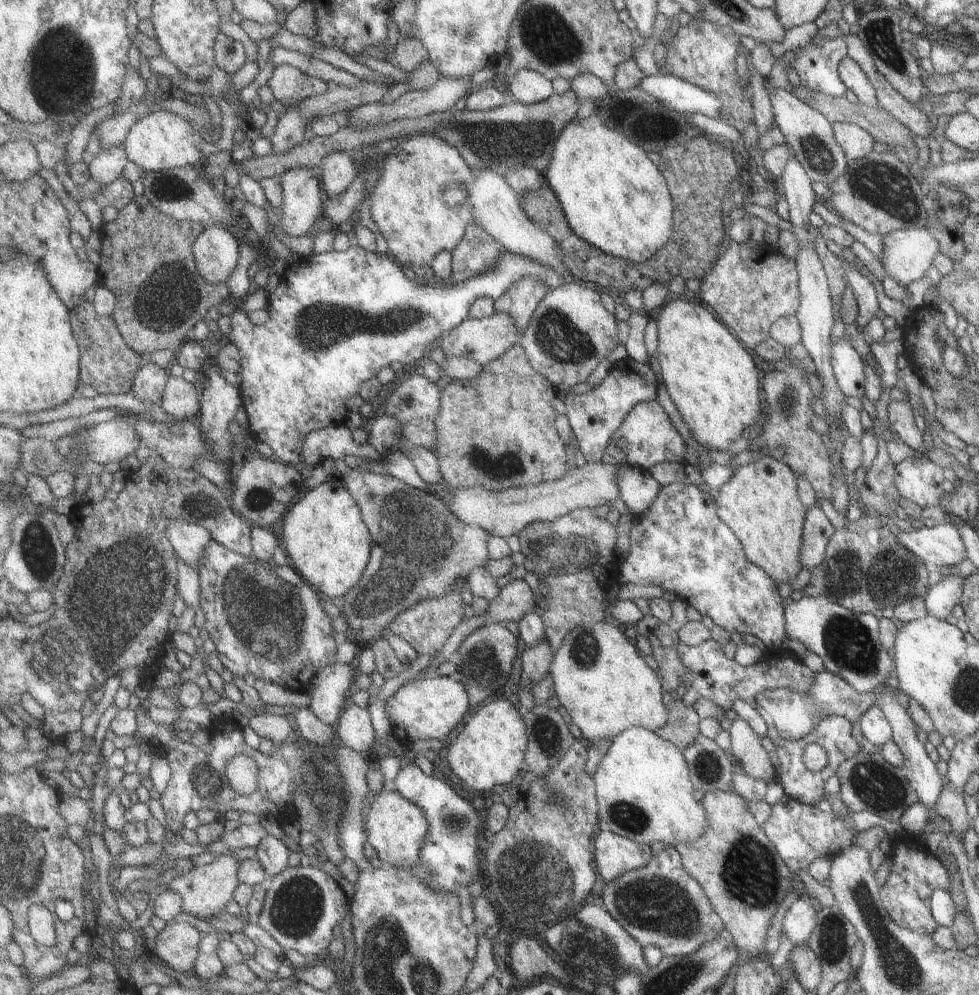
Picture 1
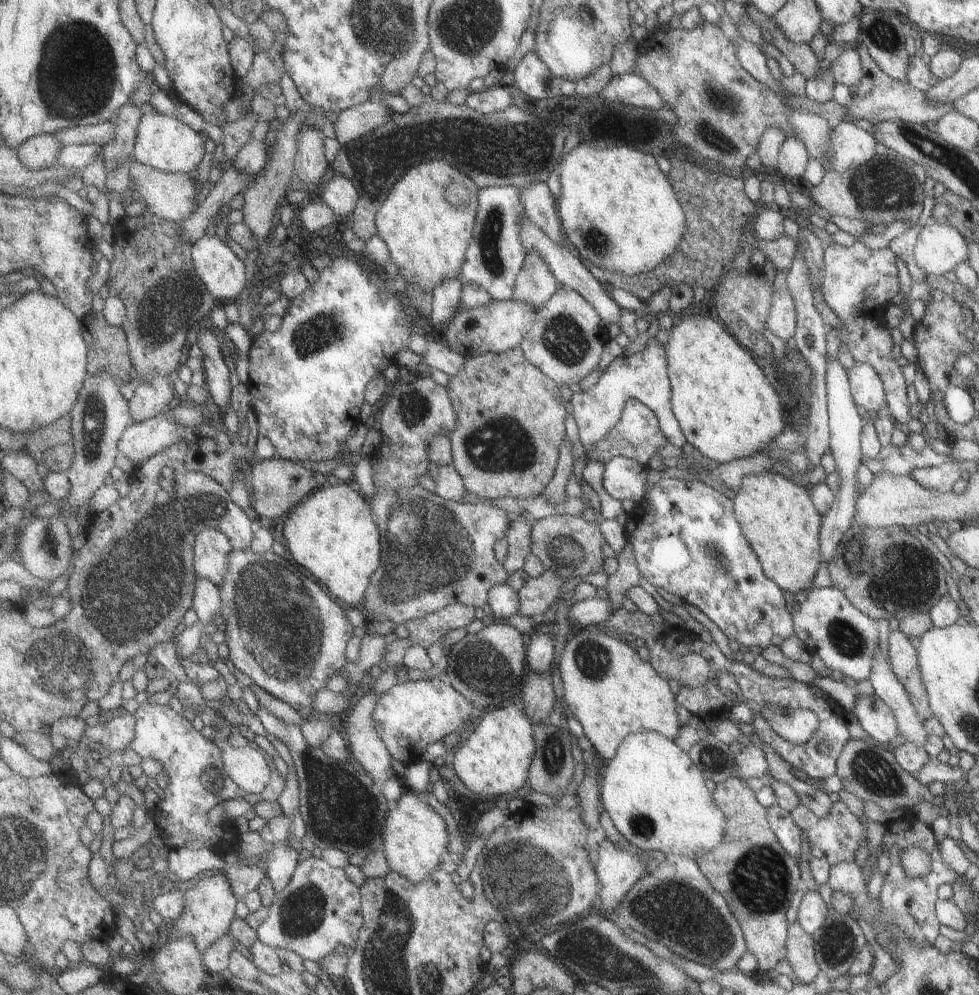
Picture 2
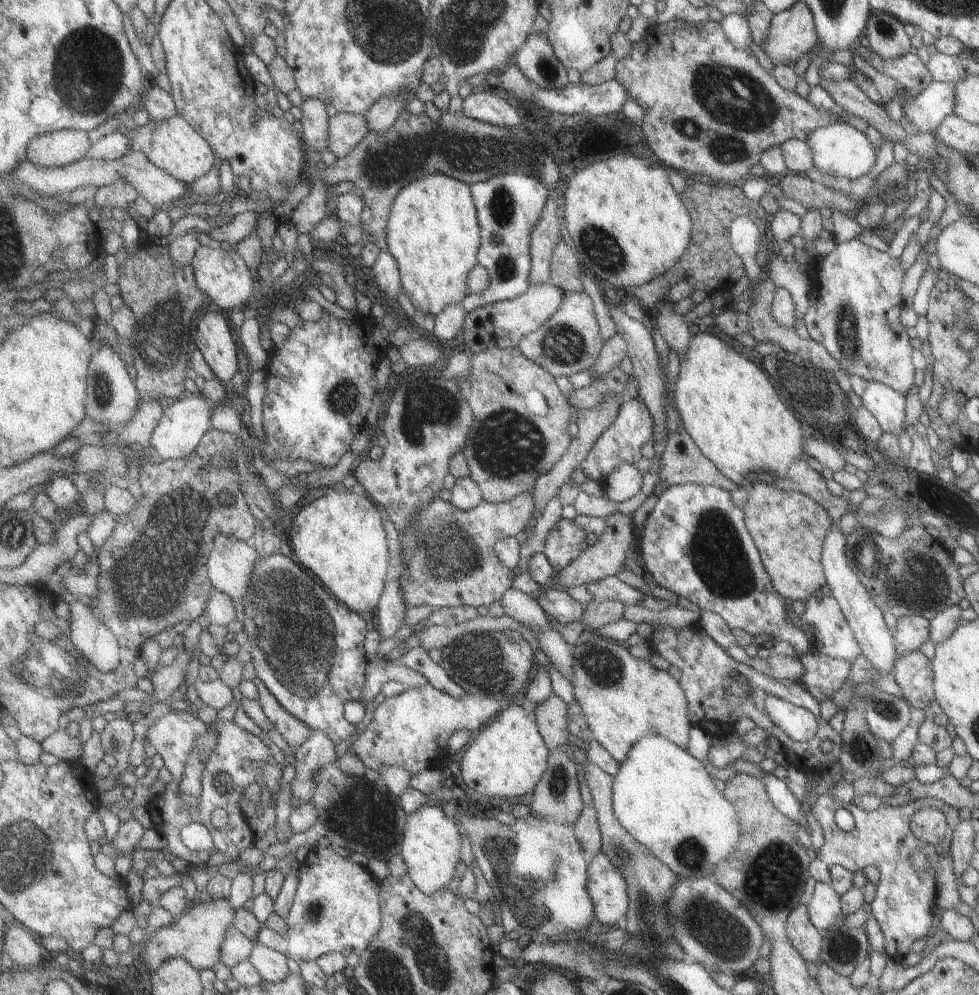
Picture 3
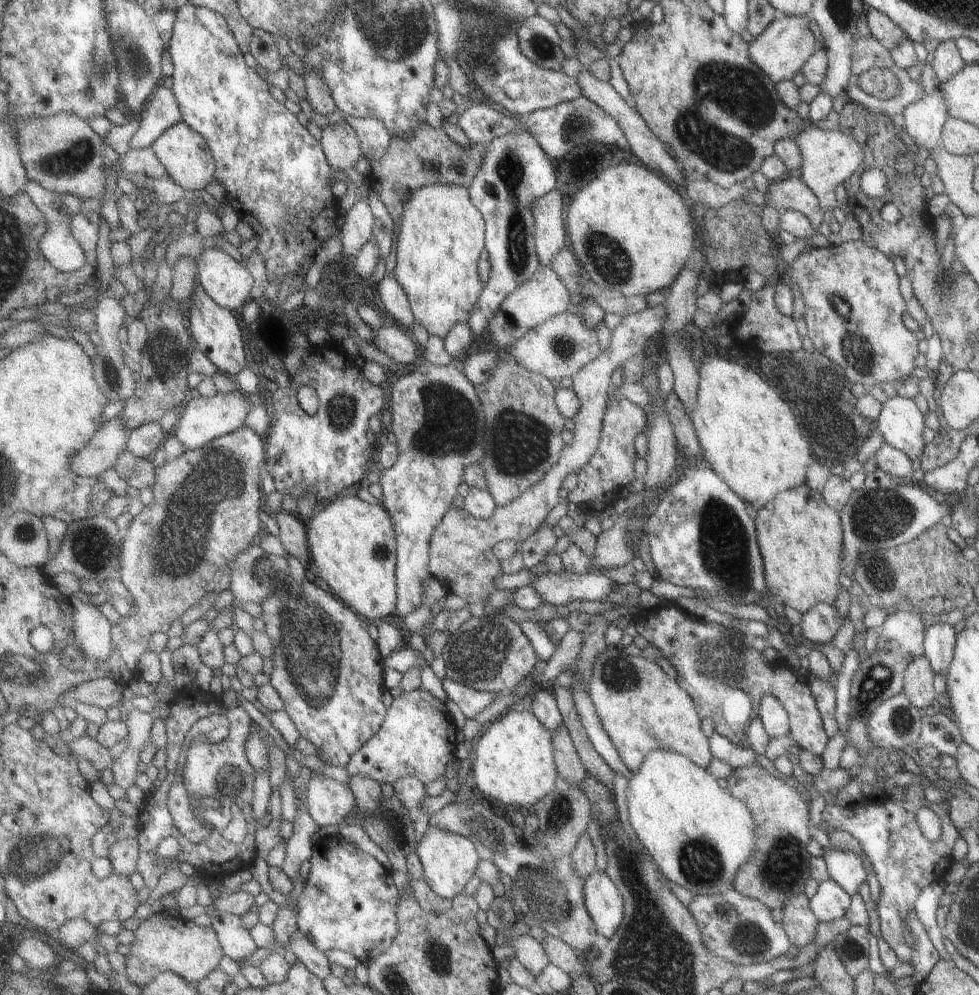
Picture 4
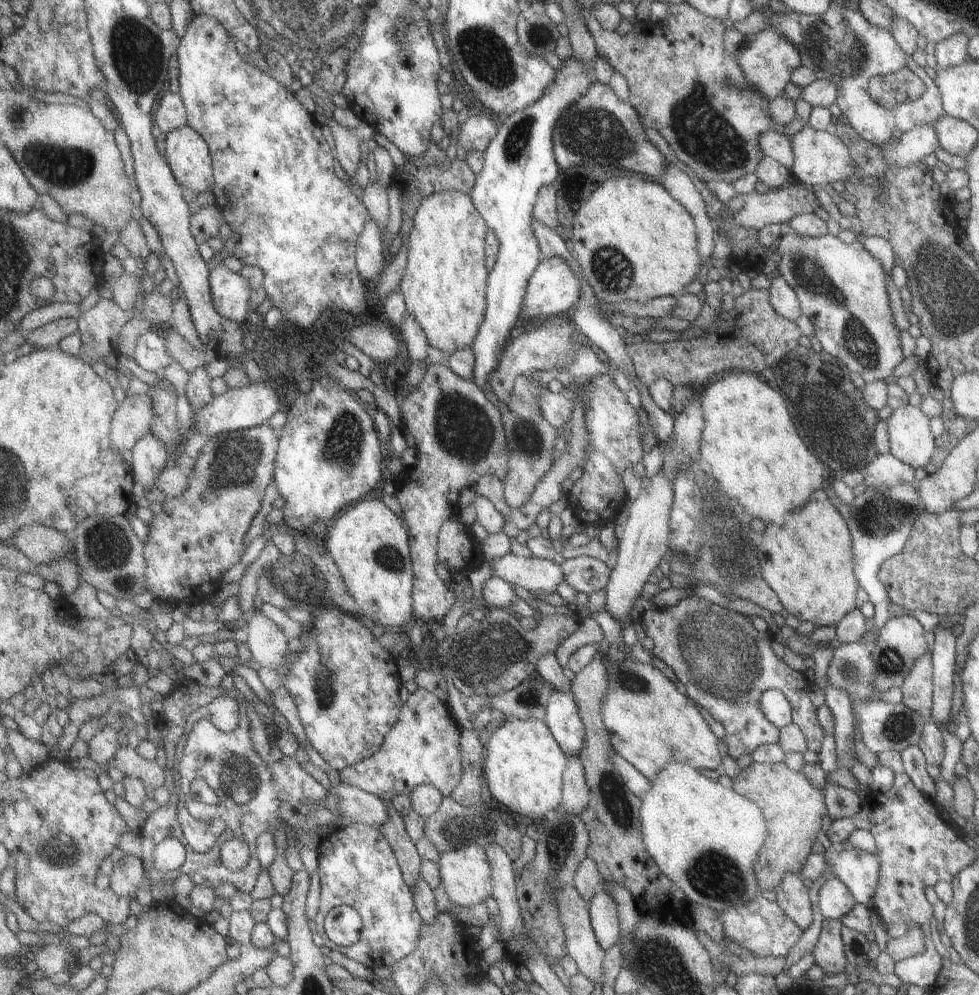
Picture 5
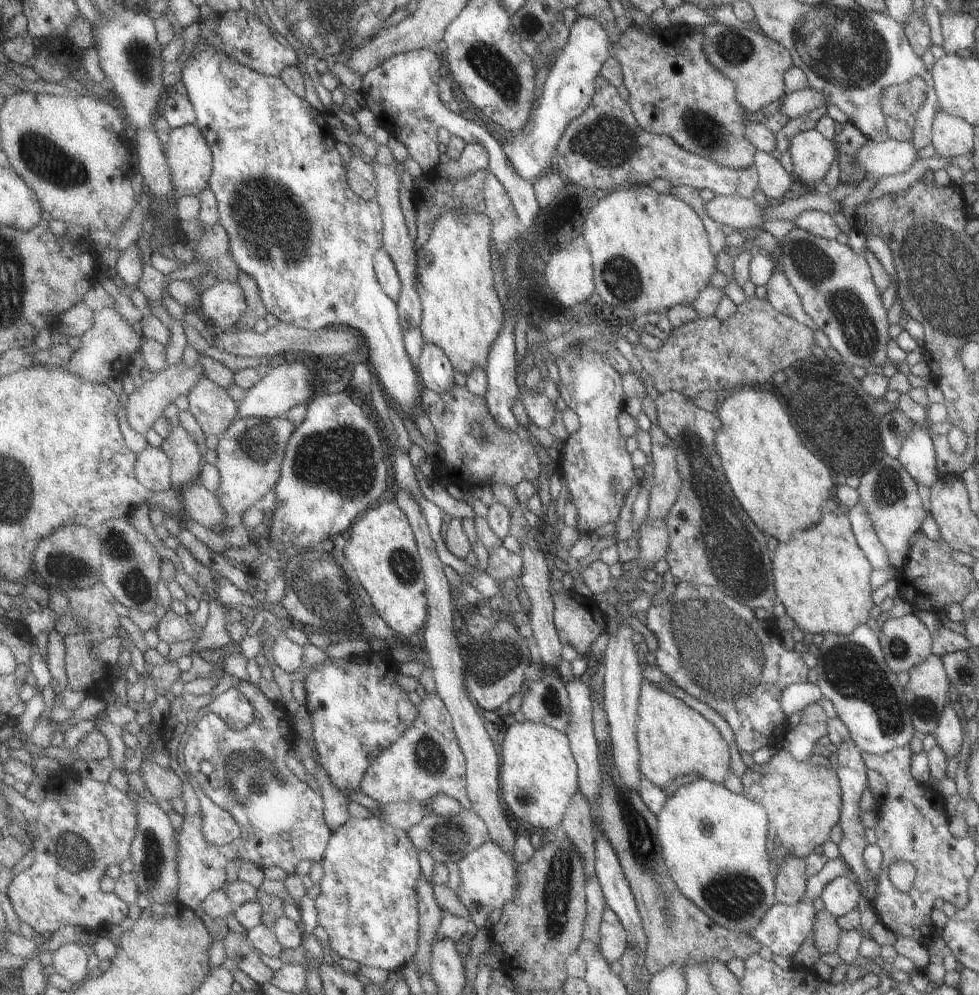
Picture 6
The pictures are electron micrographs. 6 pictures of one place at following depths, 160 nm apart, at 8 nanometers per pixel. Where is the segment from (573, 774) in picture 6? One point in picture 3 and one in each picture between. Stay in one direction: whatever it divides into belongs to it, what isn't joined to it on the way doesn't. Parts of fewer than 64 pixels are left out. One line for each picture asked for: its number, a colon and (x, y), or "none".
3: (507, 758)
4: (513, 760)
5: (524, 765)

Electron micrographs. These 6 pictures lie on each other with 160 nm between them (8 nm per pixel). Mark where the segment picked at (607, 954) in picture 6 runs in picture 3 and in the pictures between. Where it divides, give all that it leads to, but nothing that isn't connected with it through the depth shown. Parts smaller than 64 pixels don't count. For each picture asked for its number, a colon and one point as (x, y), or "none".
3: (607, 885)
4: (603, 899)
5: (604, 909)

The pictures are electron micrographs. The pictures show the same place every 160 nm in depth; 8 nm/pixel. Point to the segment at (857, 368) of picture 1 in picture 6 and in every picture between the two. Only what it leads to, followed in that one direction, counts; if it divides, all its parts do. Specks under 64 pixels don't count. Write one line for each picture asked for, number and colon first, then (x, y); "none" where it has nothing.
2: (865, 387)
3: (885, 405)
4: (899, 422)
5: (909, 439)
6: (916, 454)

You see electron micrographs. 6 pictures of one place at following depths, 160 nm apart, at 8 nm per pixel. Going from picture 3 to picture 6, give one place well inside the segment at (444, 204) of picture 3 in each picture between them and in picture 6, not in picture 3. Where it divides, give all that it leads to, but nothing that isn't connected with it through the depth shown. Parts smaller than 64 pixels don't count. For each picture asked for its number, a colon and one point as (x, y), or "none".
4: (441, 239)
5: (445, 284)
6: (463, 314)

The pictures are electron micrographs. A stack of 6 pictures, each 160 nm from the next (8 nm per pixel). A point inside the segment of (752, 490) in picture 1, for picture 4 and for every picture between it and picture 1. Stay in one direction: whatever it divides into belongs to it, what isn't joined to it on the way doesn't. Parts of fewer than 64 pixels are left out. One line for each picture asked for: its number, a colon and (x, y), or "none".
2: (776, 515)
3: (788, 527)
4: (801, 537)

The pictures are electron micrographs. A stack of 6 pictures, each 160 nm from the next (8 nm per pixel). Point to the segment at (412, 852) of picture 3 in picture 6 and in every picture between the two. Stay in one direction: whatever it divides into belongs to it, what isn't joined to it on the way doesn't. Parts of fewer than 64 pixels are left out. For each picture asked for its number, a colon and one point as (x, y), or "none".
4: (449, 860)
5: (466, 872)
6: (488, 875)

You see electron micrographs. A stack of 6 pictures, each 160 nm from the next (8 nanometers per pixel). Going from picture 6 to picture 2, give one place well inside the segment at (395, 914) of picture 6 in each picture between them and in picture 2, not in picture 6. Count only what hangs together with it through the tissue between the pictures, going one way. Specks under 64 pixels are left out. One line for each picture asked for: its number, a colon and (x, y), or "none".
2: (320, 909)
3: (337, 907)
4: (349, 901)
5: (358, 867)

